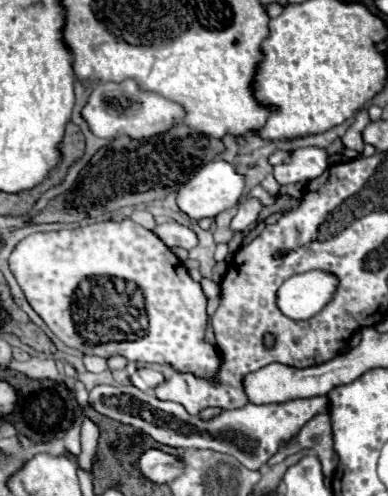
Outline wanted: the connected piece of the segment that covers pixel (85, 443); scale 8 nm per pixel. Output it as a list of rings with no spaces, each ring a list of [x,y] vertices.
[[[86,419],[82,423],[82,455],[80,455],[80,467],[90,471],[92,469],[92,461],[94,461],[94,455],[96,455],[96,445],[98,445],[98,427],[96,423],[92,423],[90,419]]]

